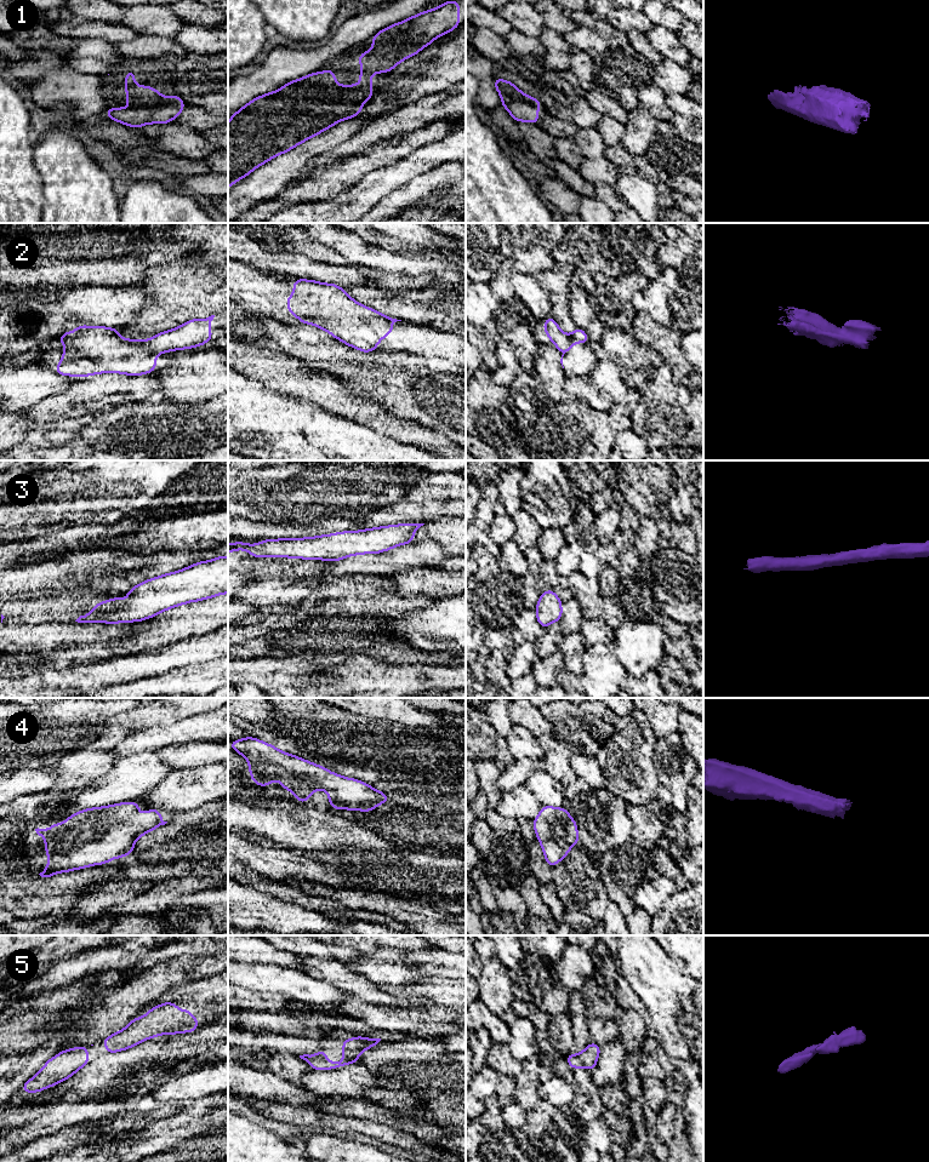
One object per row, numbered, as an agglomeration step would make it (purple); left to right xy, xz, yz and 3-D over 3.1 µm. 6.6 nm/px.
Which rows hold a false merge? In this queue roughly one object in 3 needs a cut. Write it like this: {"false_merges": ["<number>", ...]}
{"false_merges": ["2"]}

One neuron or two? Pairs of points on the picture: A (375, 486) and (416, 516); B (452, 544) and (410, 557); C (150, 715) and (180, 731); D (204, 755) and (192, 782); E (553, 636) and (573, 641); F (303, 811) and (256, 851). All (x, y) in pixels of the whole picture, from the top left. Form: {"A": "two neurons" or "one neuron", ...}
{"A": "two neurons", "B": "two neurons", "C": "two neurons", "D": "two neurons", "E": "two neurons", "F": "two neurons"}

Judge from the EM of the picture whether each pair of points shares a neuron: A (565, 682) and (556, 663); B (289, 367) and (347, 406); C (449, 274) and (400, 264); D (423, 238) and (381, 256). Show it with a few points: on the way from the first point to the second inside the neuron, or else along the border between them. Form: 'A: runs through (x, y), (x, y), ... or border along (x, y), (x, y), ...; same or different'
A: border along (563, 667), (557, 674), (556, 682); different
B: runs through (303, 382), (307, 385), (328, 390), (332, 395); same
C: runs through (437, 264), (412, 264); same
D: border along (420, 247), (435, 248), (448, 255); different

